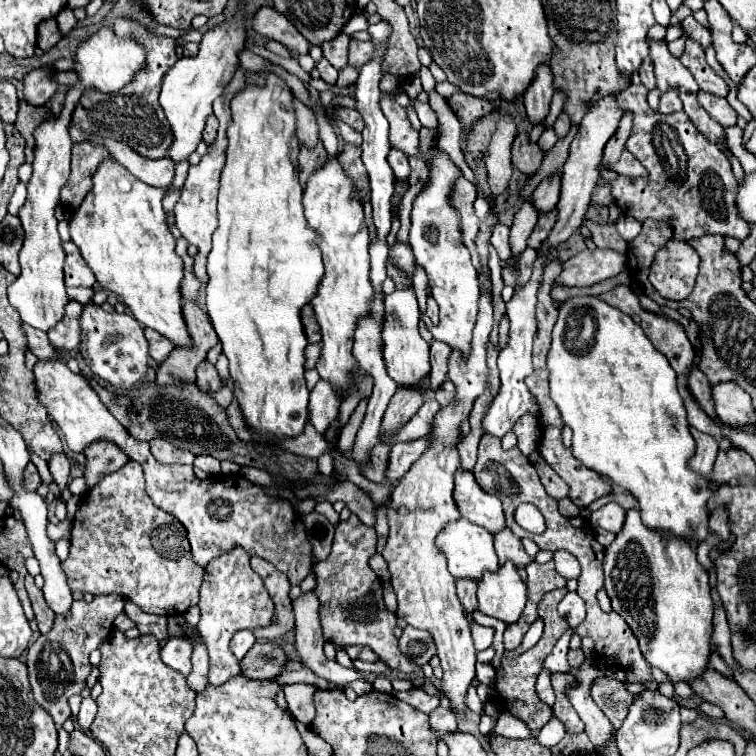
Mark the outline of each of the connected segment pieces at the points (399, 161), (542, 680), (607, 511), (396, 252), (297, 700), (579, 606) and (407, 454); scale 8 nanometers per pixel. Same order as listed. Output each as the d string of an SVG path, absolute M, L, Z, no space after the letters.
M392 148L392 152L388 154L388 164L390 164L392 172L394 172L394 180L396 182L408 182L412 168L408 164L408 156L402 150Z
M542 670L542 672L538 674L536 694L538 694L538 698L540 698L544 704L548 704L548 706L554 704L554 690L552 690L552 686L550 686L550 672L548 672L548 670Z
M610 502L610 504L602 506L600 510L592 512L592 516L588 518L588 522L590 522L590 526L594 530L602 528L602 530L618 534L620 528L622 528L622 524L624 524L624 508L618 506L616 502Z
M400 240L394 242L394 246L390 248L390 262L404 272L410 280L414 278L414 256L412 256L412 248Z
M288 684L284 686L288 710L294 714L294 718L306 726L314 722L316 708L314 708L314 692L316 688L312 684Z
M568 592L562 602L558 604L558 614L570 624L570 628L574 630L584 618L586 618L586 606L584 600L576 594L576 592Z
M428 438L394 444L390 450L390 460L386 468L386 482L392 484L400 480L408 472L408 468L422 456L422 452L426 450L426 444L428 444Z

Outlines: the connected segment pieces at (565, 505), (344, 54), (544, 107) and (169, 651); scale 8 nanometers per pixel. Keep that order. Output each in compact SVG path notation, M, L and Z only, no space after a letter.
M569 498L558 501L558 508L560 513L565 517L579 516L581 509L571 502Z
M342 32L340 36L336 36L334 40L322 44L324 58L326 58L338 72L348 66L348 46L350 46L350 36L346 36L344 32Z
M540 64L536 68L536 76L524 92L524 108L532 124L542 122L548 116L550 100L554 94L554 76L550 64Z
M170 638L168 642L164 642L160 656L166 666L180 672L182 676L188 676L192 670L192 662L190 662L192 652L194 652L194 646L190 644L188 638Z

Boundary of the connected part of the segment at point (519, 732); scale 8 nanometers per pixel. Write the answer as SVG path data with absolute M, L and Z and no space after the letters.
M502 710L500 718L496 722L494 734L496 736L504 736L504 738L518 738L518 740L522 740L522 738L528 738L530 736L530 730L528 728L530 726L524 720L516 718L508 710Z

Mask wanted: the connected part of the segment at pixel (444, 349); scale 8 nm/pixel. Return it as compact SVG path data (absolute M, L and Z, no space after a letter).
M432 340L430 342L430 364L432 364L430 390L432 392L446 380L448 356L450 356L450 346L446 342L440 342L440 340Z

